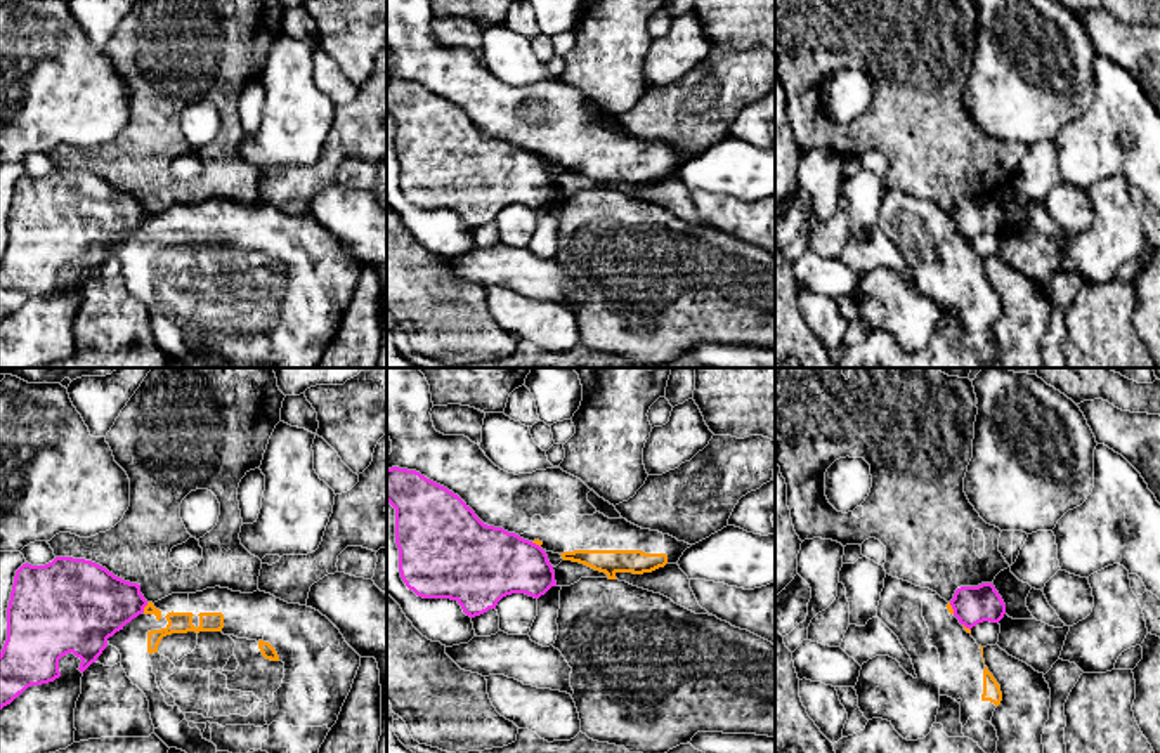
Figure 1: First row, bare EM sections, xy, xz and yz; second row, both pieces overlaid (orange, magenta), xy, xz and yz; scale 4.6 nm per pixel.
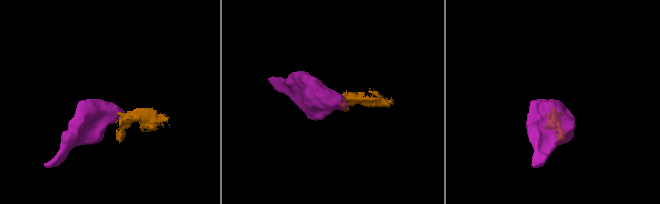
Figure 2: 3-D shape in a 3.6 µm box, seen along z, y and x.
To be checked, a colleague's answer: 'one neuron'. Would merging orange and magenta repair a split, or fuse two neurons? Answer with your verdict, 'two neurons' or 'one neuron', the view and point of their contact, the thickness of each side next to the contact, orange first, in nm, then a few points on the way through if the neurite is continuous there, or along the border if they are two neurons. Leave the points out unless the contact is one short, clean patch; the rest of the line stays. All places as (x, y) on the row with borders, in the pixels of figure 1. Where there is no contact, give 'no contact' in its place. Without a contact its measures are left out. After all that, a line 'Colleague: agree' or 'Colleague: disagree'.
two neurons | yz (951, 608) | 20/180 nm | along yz (949, 602), (954, 613)
Colleague: disagree

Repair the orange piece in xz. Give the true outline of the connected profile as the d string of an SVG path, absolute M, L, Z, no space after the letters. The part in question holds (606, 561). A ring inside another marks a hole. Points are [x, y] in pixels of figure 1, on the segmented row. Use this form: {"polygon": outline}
{"polygon": "M387 368L387 435L392 441L387 468L416 470L447 488L484 524L515 533L546 552L560 553L564 560L605 573L609 579L617 579L617 573L643 574L666 564L678 564L683 552L692 547L669 534L642 529L626 519L605 517L588 501L591 489L562 468L518 475L501 470L468 437L437 432L432 408L430 385L418 368Z"}

